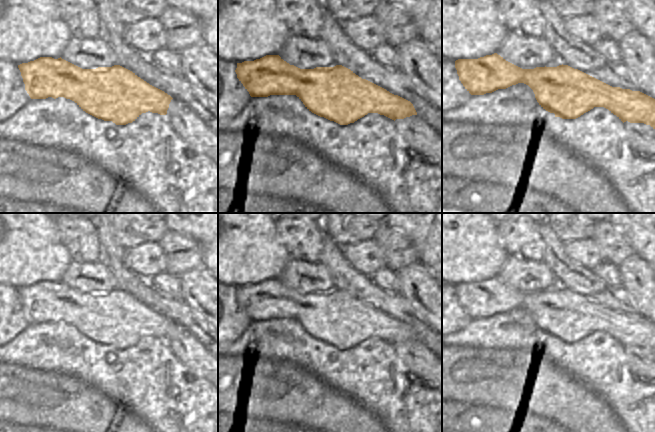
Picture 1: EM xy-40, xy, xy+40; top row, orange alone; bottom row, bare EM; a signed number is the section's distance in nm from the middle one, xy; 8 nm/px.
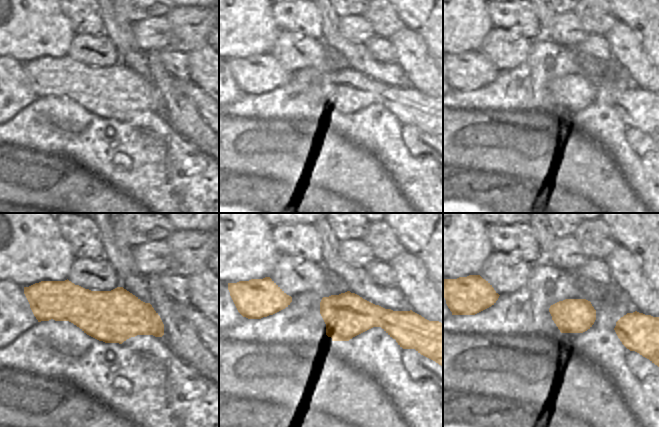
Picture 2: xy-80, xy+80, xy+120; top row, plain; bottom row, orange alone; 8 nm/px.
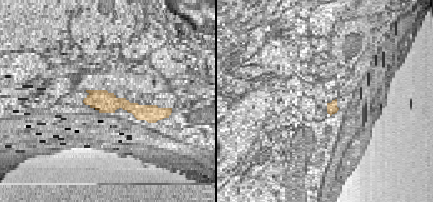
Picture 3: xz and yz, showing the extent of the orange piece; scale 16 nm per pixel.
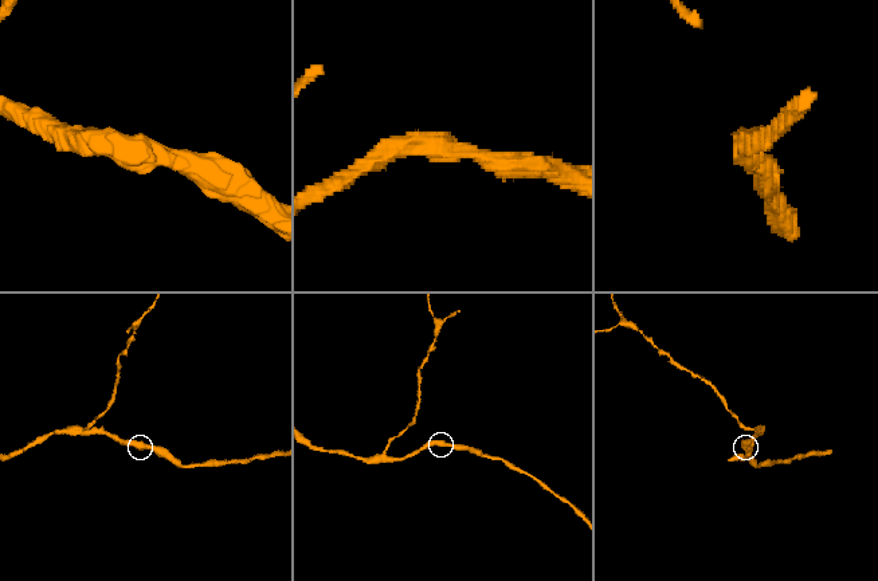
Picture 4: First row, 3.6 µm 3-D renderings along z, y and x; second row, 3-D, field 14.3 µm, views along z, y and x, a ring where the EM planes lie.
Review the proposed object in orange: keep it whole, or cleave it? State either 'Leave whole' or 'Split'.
Leave whole.

